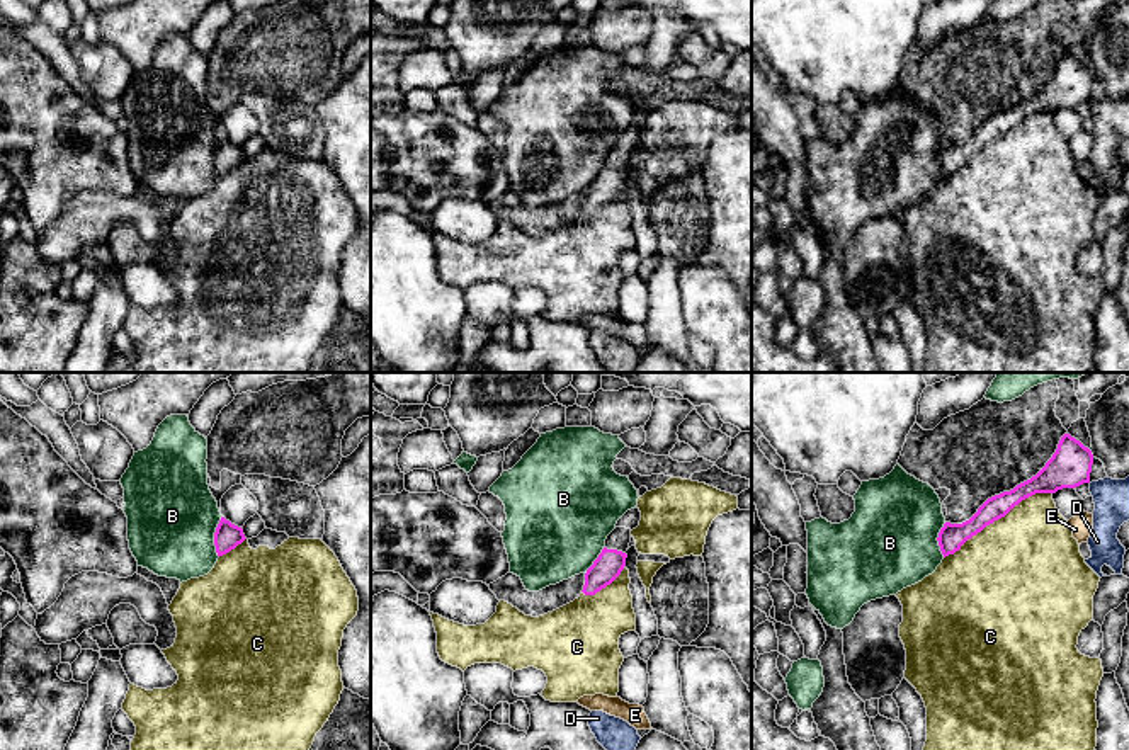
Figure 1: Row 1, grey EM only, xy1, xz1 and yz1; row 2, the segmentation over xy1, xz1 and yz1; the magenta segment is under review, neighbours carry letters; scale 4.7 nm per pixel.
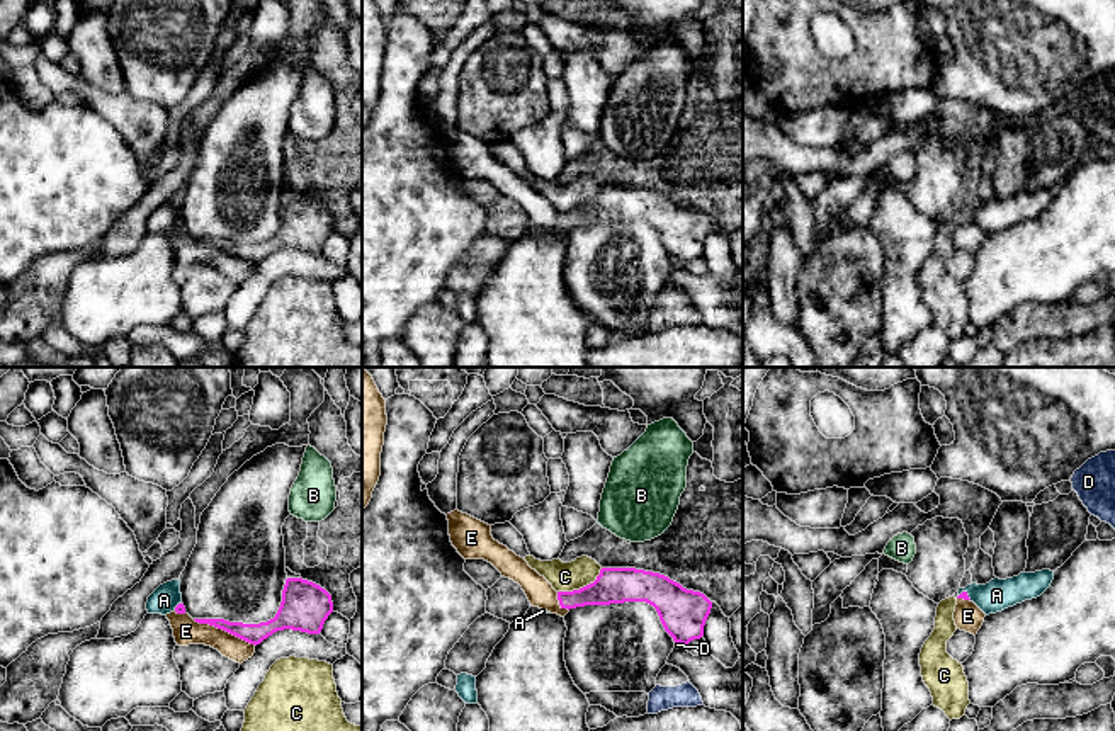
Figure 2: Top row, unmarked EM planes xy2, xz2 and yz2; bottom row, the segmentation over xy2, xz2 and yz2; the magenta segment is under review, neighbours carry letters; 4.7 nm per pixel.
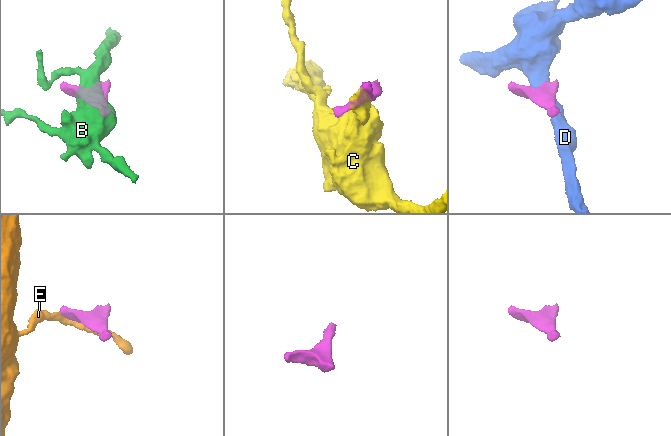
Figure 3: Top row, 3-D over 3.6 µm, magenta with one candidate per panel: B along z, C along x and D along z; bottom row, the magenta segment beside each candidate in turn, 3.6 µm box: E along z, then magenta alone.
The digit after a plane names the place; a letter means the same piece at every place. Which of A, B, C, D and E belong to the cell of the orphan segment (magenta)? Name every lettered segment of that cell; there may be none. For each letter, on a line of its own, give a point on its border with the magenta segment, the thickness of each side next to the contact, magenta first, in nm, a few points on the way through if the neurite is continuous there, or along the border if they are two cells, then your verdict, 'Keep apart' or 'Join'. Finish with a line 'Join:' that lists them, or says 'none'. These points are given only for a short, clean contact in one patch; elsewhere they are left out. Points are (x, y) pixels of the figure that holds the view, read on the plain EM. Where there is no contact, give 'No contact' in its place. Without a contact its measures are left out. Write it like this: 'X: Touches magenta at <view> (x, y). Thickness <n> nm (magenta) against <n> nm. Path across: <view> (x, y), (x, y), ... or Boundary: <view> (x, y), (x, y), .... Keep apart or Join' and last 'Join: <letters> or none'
A: Touches magenta at yz2 (966, 213). Thickness 40 nm (magenta) against 150 nm. Boundary: yz2 (959, 213), (964, 211), (971, 218). Keep apart
B: Touches magenta at xy1 (215, 155). Thickness 120 nm (magenta) against 420 nm. Boundary: xy1 (221, 135), (215, 152), (215, 170), (218, 176). Keep apart
C: Touches magenta at yz1 (997, 138). Thickness 120 nm (magenta) against 500 nm. Keep apart
D: Touches magenta at xz2 (680, 262). Thickness 220 nm (magenta) against 30 nm. Boundary: xz2 (675, 260), (684, 266). Keep apart
E: Touches magenta at xy2 (225, 249). Thickness 100 nm (magenta) against 130 nm. Path across: xy2 (252, 252), (225, 249), (186, 250). Join
Join: E

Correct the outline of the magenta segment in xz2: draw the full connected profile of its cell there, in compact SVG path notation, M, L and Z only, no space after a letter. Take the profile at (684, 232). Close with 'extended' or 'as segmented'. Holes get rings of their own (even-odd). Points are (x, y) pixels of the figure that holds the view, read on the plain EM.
M454 129L447 133L452 165L464 178L484 178L505 197L522 206L532 226L564 236L571 228L646 221L659 235L675 262L688 264L704 255L712 221L665 194L636 187L602 187L597 199L580 209L556 211L529 182L491 155L491 144Z | extended

